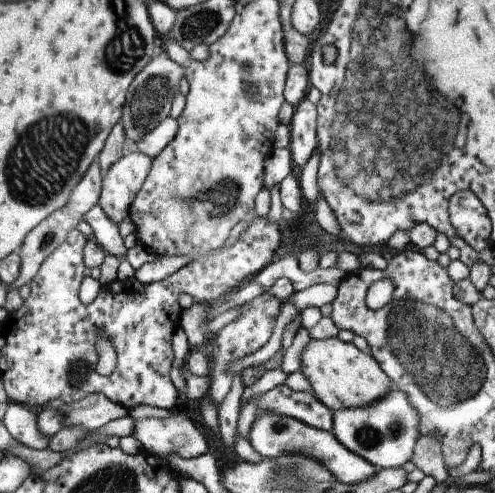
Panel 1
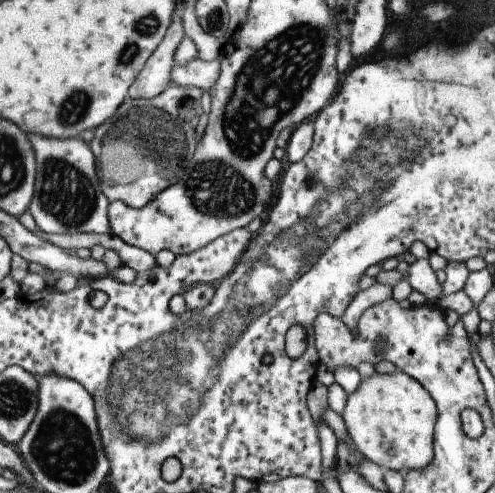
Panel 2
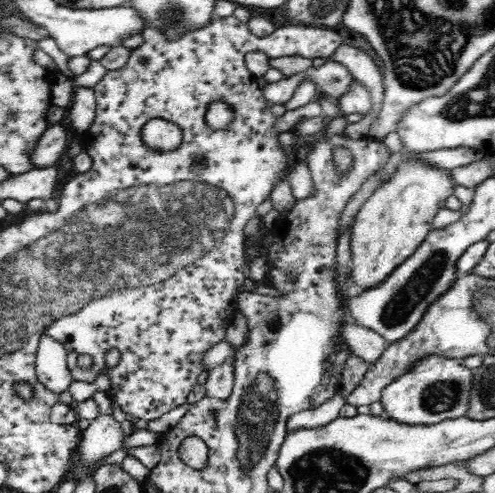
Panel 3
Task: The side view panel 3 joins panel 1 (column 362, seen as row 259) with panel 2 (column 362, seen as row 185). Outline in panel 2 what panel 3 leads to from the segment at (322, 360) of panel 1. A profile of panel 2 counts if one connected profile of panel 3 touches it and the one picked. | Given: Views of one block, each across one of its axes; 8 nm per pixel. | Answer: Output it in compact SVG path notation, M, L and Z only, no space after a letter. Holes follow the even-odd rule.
M401 370L361 378L359 388L347 398L341 418L353 448L371 462L371 468L381 466L383 470L407 474L409 470L425 470L433 460L437 406L429 392Z

